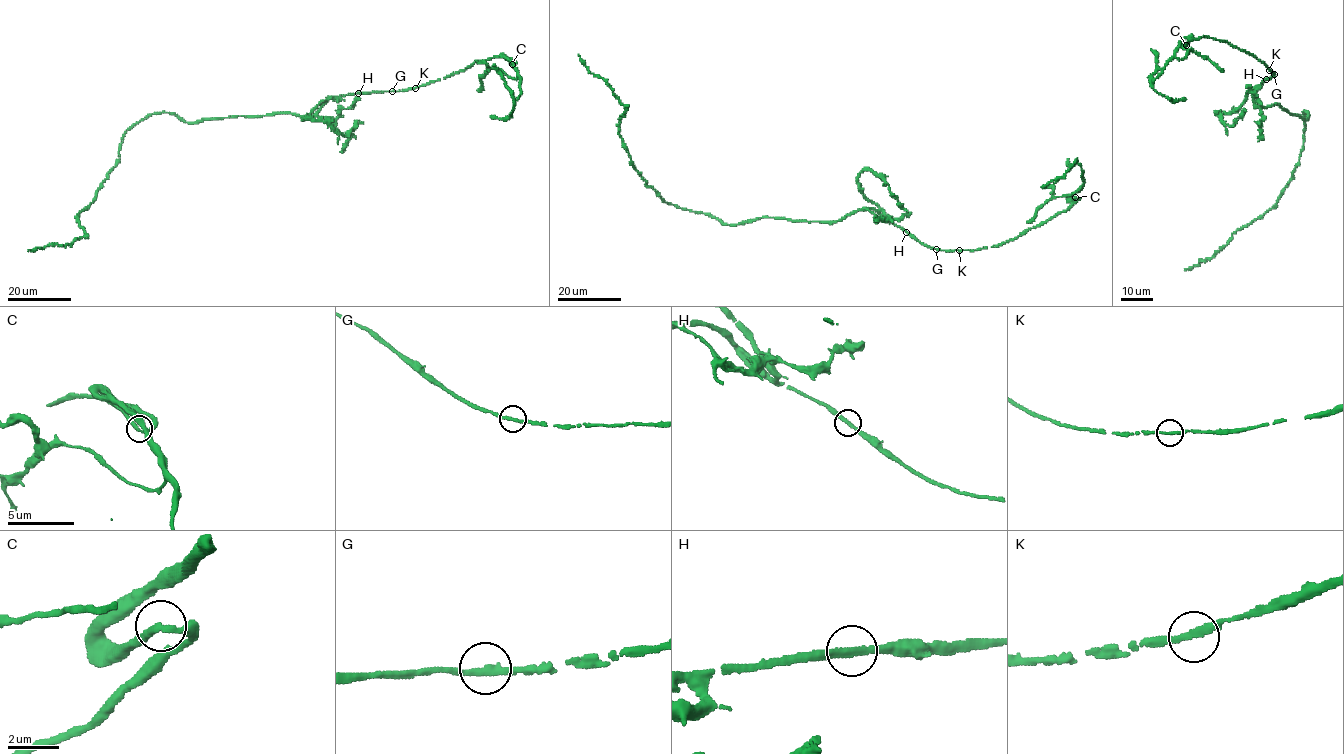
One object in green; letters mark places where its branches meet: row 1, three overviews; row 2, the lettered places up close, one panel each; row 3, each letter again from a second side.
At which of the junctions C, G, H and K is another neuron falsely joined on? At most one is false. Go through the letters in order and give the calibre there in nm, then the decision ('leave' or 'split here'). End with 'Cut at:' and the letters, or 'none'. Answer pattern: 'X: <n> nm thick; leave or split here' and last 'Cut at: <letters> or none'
C: 240 nm thick; leave
G: 240 nm thick; leave
H: 240 nm thick; leave
K: 240 nm thick; leave
Cut at: none

